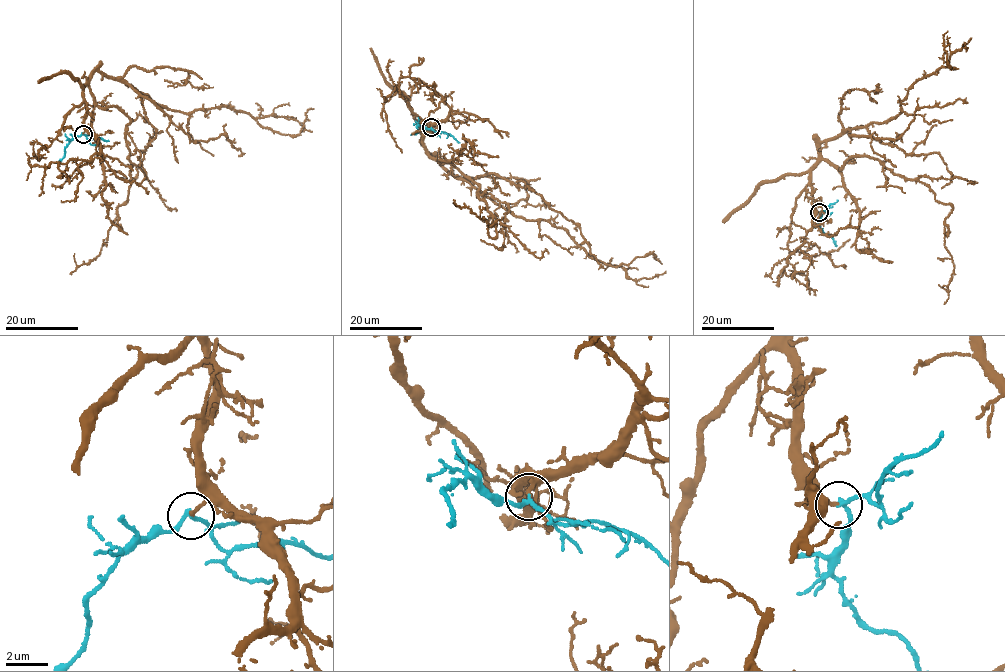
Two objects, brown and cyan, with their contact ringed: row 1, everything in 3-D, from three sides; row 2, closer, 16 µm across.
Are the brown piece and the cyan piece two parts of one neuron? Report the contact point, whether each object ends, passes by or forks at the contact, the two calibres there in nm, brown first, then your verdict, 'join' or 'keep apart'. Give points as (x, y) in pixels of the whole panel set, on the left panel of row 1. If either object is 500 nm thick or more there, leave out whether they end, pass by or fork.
at (83, 134); brown ends there; cyan passes by; 180 nm thick on the brown side, 180 nm on the other; join

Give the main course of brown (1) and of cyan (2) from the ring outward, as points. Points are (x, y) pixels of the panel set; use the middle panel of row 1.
1: (431, 128), (422, 141), (425, 152), (517, 216), (566, 229), (589, 255), (614, 266), (653, 254), (662, 264)
2: (431, 128), (421, 125), (417, 126), (418, 131), (410, 135)

